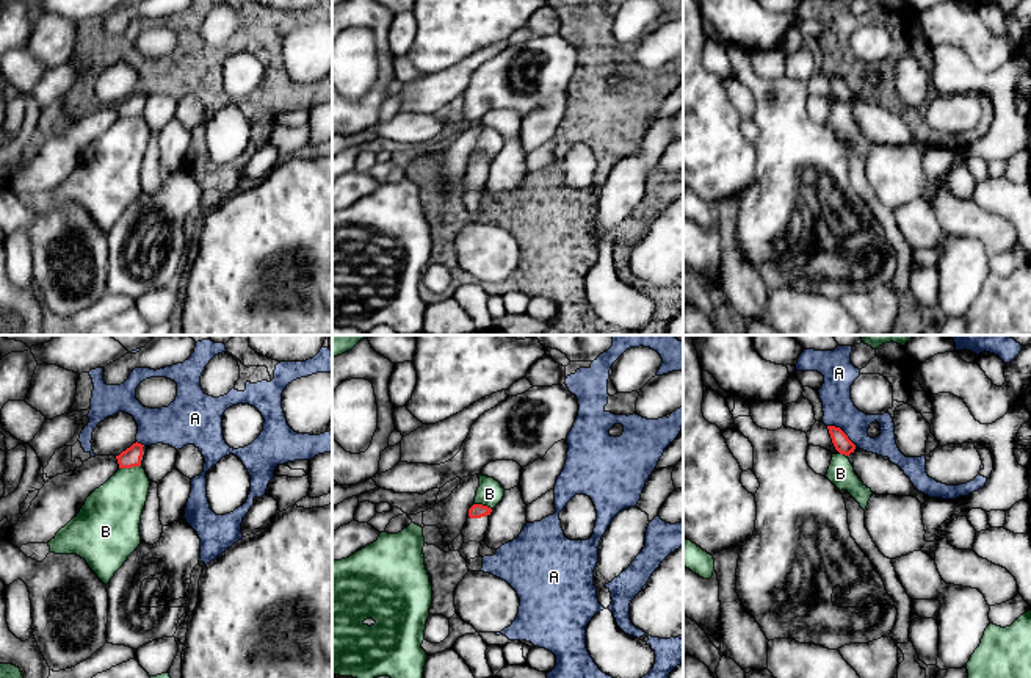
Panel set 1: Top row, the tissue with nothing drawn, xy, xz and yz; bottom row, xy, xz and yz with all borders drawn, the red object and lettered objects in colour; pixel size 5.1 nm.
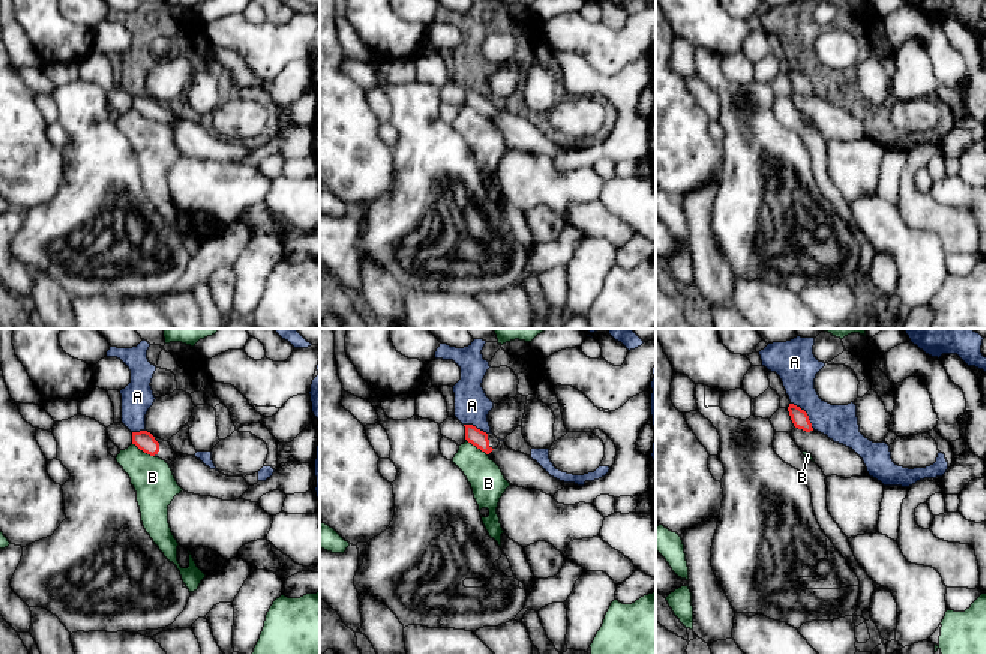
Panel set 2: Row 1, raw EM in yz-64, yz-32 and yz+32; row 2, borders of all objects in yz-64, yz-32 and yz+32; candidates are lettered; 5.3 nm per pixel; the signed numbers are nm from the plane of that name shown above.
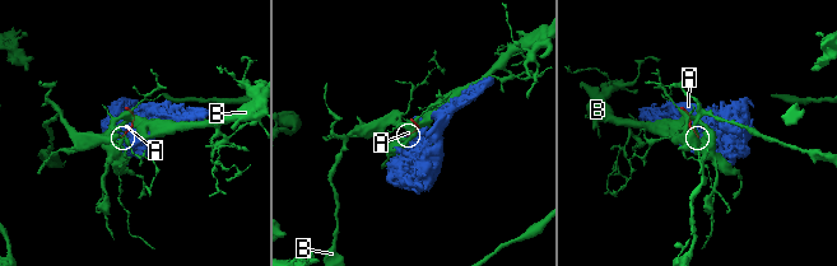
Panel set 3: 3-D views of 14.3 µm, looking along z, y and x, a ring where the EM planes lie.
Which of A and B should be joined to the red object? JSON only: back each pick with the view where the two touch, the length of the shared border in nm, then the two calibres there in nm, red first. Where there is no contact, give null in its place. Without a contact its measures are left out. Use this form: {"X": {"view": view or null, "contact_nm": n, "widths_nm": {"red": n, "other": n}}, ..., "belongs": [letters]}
{"belongs": []}

